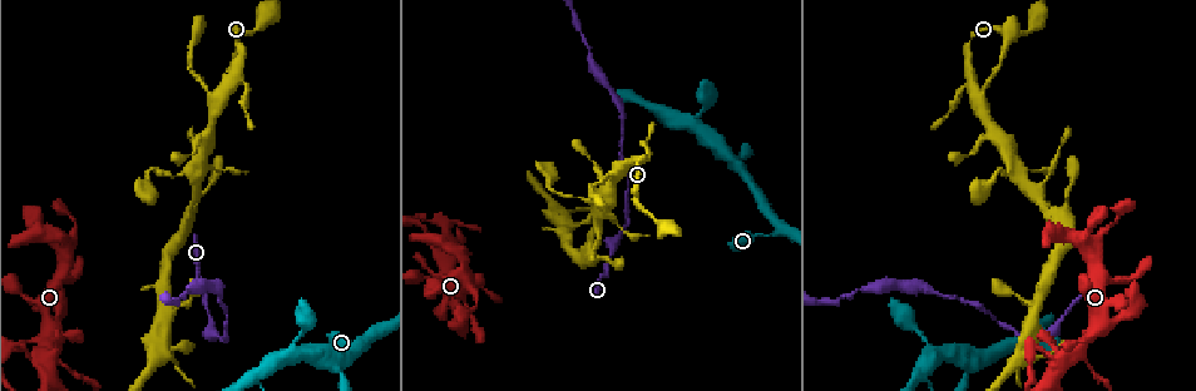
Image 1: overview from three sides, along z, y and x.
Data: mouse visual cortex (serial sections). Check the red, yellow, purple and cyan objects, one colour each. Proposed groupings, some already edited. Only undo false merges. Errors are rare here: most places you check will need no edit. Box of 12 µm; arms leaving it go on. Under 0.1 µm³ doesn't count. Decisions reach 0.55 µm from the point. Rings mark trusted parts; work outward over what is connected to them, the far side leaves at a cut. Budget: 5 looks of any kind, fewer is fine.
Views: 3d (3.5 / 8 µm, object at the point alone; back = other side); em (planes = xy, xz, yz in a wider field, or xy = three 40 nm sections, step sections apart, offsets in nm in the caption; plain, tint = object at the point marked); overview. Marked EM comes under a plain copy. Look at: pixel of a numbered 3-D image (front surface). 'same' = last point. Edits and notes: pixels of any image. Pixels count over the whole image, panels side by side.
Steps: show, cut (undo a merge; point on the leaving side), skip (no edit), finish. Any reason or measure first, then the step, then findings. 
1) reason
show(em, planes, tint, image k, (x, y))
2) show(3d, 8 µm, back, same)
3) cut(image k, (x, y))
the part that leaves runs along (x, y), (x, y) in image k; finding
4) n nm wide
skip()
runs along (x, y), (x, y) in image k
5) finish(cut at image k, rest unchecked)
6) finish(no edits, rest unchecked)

abrupt turn
show(3d, 8 µm, image 1, (628, 219))

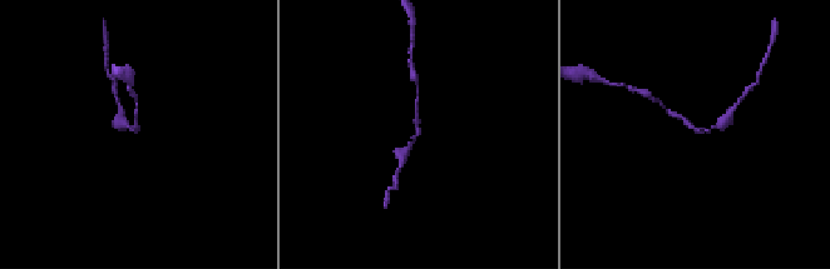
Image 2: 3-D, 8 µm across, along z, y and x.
show(3d, 3.5 µm, image 2, (418, 129))

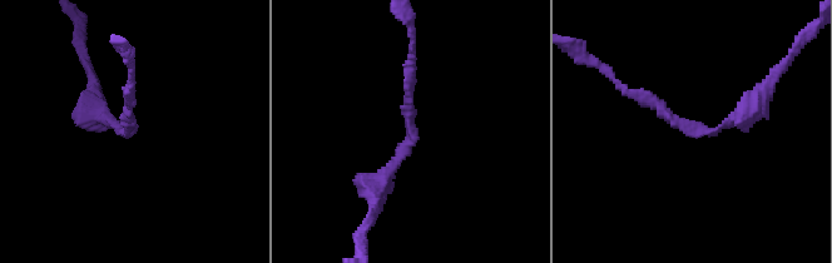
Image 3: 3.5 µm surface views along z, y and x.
arms of 150, 300 nm
skip()
runs along (376, 199), (411, 138), (407, 65) in image 3; continuous, no second cell

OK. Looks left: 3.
sharp bend
show(3d, 8 µm, image 1, (420, 226))

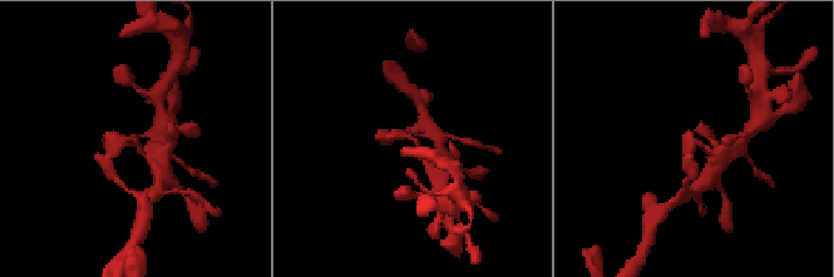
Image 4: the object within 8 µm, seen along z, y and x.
arms of 150, 250 nm
show(em, xy, step 5, tint, image 4, (134, 140))

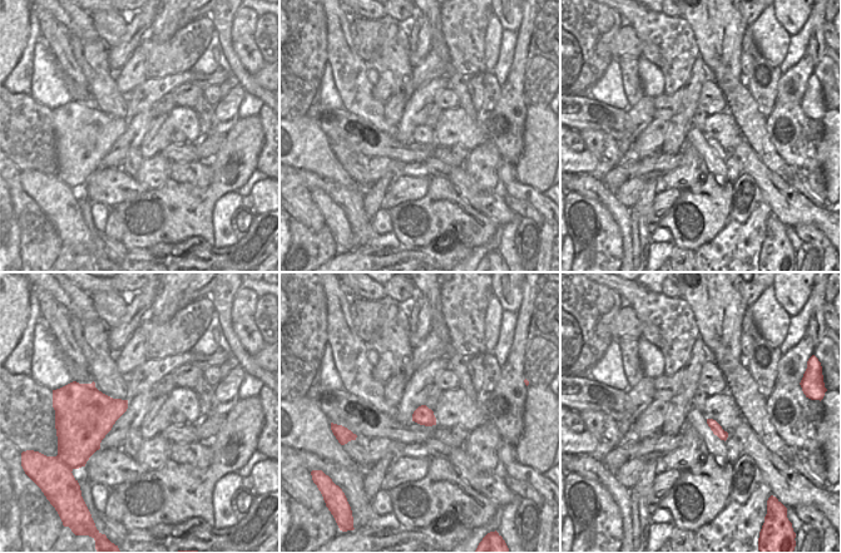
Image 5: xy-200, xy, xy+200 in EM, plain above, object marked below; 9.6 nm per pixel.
skip()
one cell here

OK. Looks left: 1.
finish(no edits, rest unchecked)

